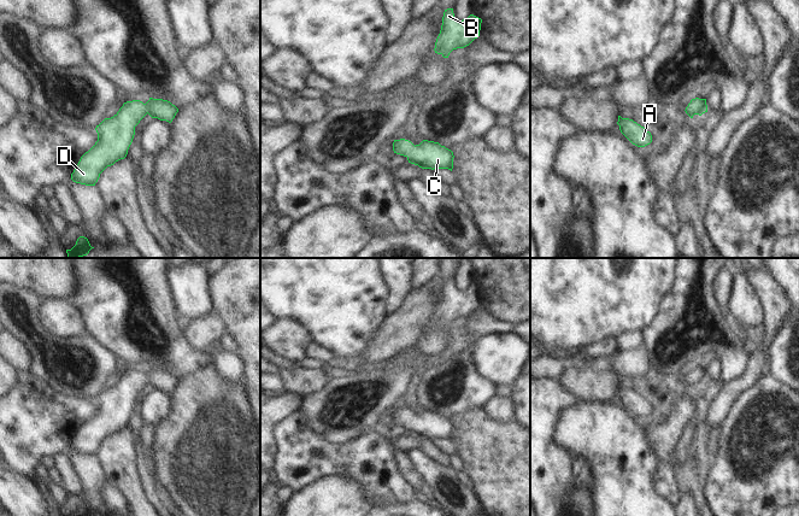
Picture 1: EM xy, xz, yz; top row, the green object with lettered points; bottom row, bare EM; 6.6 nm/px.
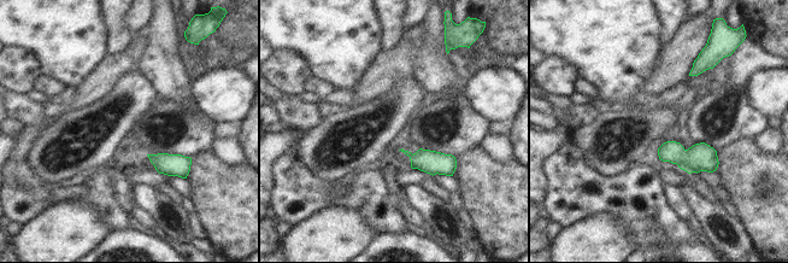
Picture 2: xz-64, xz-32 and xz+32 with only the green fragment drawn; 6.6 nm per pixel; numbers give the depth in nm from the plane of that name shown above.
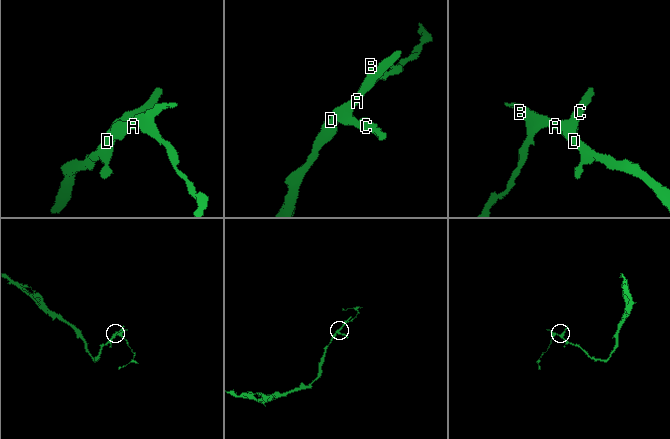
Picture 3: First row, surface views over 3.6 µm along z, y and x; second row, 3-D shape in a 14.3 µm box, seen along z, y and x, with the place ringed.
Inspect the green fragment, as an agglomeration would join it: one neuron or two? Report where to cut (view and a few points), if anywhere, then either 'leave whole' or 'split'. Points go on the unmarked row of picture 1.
no cut | leave whole

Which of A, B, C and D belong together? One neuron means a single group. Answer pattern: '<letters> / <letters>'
A B C D

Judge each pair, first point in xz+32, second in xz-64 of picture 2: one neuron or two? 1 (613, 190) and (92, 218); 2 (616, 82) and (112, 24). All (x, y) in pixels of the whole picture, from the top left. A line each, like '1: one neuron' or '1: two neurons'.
1: two neurons
2: two neurons

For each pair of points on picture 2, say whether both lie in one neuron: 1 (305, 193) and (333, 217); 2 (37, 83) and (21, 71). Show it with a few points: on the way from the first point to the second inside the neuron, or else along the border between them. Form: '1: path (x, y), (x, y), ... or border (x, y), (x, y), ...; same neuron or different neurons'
1: border (352, 209), (345, 205), (331, 204), (298, 222); different neurons
2: border (41, 74), (33, 81), (31, 88); different neurons

